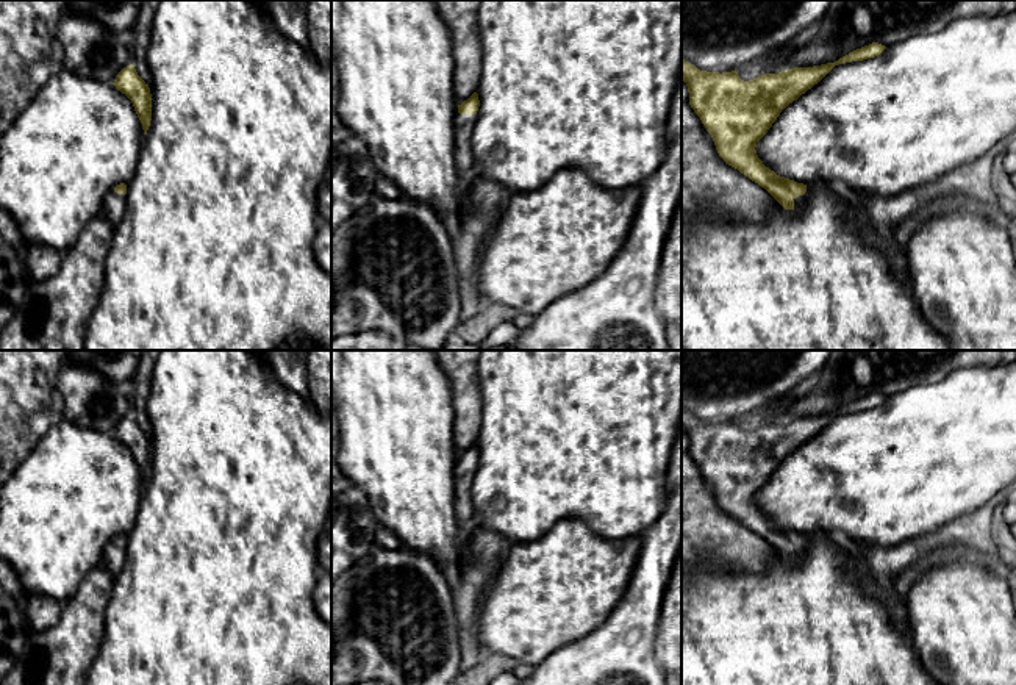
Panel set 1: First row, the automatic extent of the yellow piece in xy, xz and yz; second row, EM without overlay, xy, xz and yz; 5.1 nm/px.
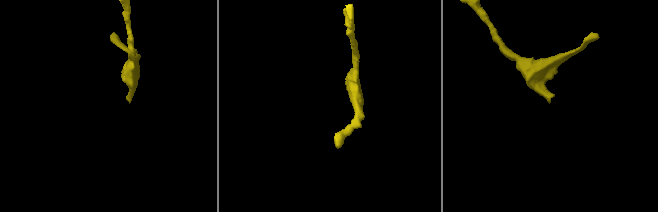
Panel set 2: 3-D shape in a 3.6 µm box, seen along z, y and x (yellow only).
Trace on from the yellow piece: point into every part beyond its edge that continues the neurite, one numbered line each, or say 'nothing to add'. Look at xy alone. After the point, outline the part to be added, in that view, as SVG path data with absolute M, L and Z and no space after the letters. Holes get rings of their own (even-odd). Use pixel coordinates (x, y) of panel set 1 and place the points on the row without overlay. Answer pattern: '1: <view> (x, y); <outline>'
1: xy (113, 559); M114 540L108 543L103 551L100 565L116 576L125 563L127 549L123 544L117 544Z

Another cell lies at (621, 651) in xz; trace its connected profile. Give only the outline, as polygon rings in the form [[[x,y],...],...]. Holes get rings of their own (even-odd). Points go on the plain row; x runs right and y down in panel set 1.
[[[682,422],[667,469],[666,507],[641,540],[636,568],[610,618],[586,637],[550,654],[530,677],[521,679],[521,685],[667,685],[666,672],[655,658],[655,637],[663,594],[682,546]]]

